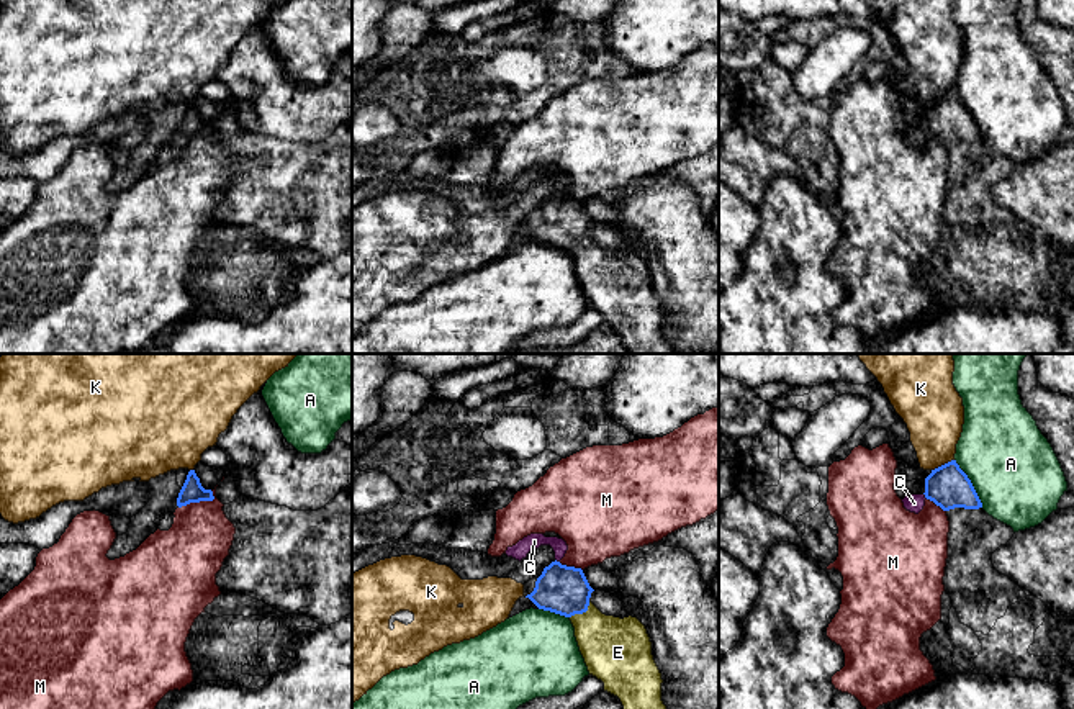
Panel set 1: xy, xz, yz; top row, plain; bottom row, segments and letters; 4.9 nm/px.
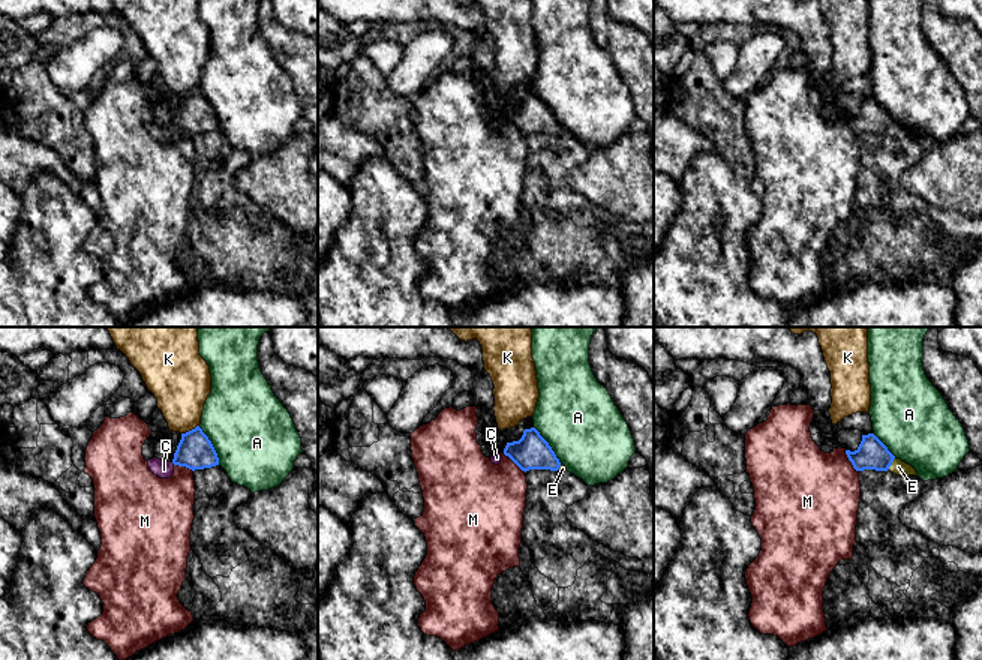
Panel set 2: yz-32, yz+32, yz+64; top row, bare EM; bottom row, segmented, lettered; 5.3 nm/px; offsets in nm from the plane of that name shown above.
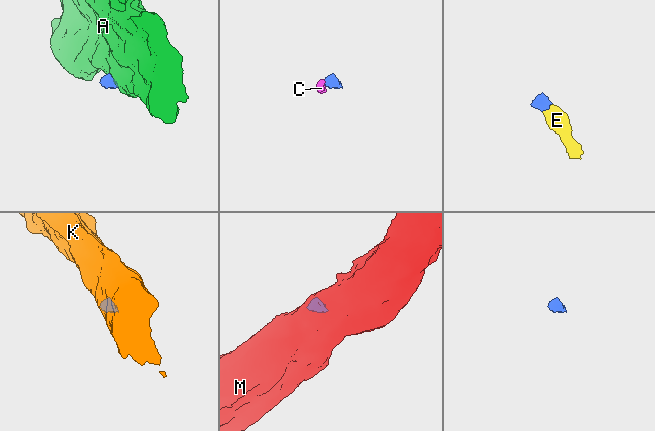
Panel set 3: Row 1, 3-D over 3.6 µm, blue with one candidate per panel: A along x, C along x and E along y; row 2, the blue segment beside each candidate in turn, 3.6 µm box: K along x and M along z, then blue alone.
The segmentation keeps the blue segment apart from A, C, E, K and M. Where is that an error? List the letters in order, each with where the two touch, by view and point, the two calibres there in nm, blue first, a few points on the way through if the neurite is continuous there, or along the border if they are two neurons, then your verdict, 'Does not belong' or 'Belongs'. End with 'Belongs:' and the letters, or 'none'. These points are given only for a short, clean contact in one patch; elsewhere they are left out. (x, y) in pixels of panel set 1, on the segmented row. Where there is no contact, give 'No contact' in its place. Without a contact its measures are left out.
A: Touches blue at yz (971, 483). Thickness 220 nm (blue) against 420 nm. Boundary: yz (955, 459), (983, 506). Does not belong
C: Touches blue at yz (925, 496). Thickness 220 nm (blue) against 90 nm. Path across: yz (948, 487), (940, 487), (925, 496), (914, 503). Belongs
E: Touches blue at xz (582, 613). Thickness 240 nm (blue) against 320 nm. Path across: xz (564, 590), (582, 613), (616, 650). Belongs
K: Touches blue at yz (942, 465). Thickness 220 nm (blue) against 280 nm. Boundary: yz (953, 459), (932, 470). Does not belong
M: Touches blue at xy (198, 501). Thickness 110 nm (blue) against 320 nm. Boundary: xy (213, 492), (212, 500), (187, 503), (179, 508). Does not belong
Belongs: C, E

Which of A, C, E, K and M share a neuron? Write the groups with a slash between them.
A / C E / K / M

